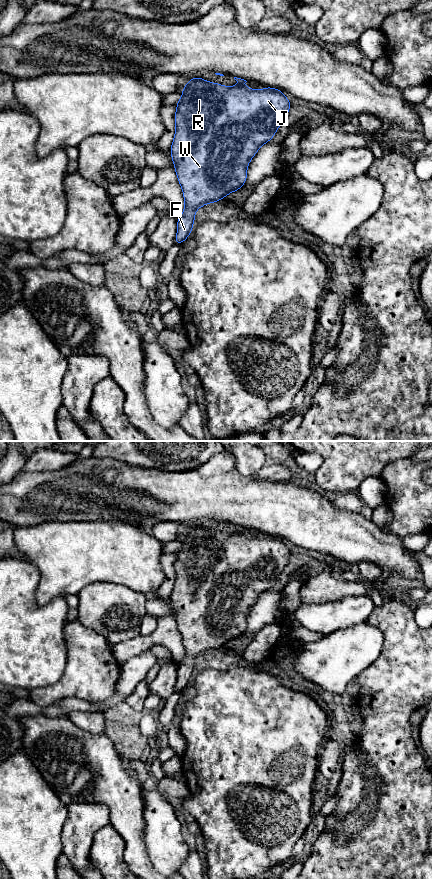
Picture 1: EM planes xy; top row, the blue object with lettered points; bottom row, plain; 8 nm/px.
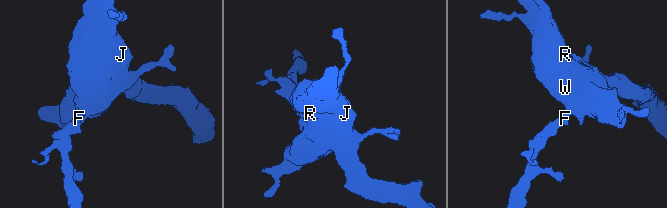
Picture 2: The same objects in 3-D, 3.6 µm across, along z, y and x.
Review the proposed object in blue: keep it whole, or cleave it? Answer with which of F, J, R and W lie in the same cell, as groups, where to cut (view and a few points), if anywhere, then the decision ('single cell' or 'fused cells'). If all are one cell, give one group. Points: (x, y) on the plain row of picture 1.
F J R W | no cut | single cell

